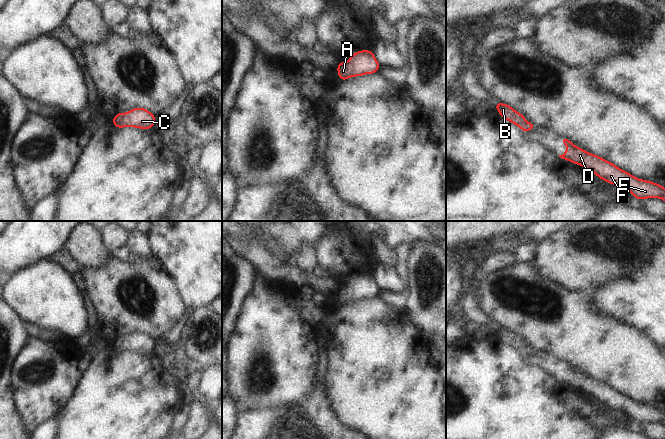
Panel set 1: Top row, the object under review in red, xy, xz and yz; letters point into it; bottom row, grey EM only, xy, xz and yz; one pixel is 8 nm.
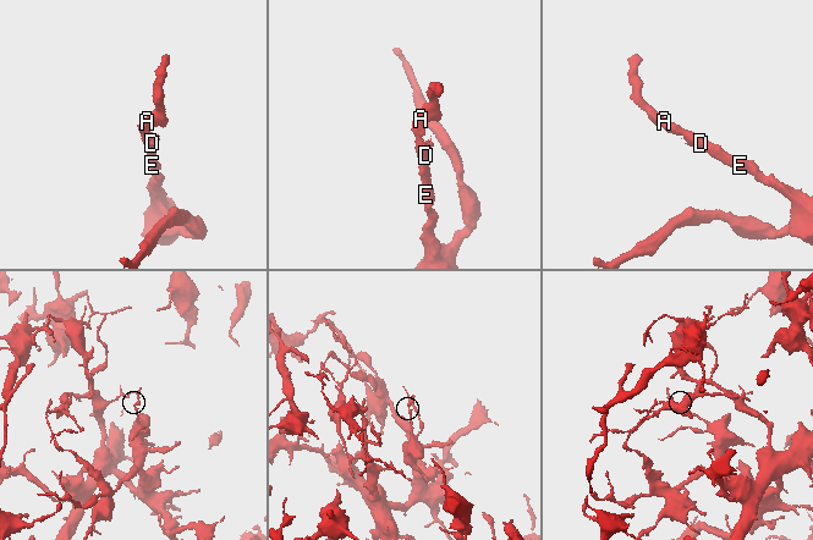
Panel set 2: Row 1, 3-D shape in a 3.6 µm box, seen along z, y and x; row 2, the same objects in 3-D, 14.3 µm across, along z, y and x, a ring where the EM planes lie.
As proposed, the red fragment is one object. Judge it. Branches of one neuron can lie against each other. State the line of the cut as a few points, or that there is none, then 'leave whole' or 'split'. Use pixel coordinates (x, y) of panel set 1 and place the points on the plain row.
no cut; leave whole

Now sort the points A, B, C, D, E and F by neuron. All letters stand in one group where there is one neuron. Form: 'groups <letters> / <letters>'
groups A B C D E F

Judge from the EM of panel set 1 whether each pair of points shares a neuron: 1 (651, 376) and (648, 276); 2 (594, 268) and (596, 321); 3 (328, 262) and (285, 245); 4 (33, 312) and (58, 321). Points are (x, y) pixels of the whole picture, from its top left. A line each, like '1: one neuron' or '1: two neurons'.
1: two neurons
2: two neurons
3: two neurons
4: one neuron

